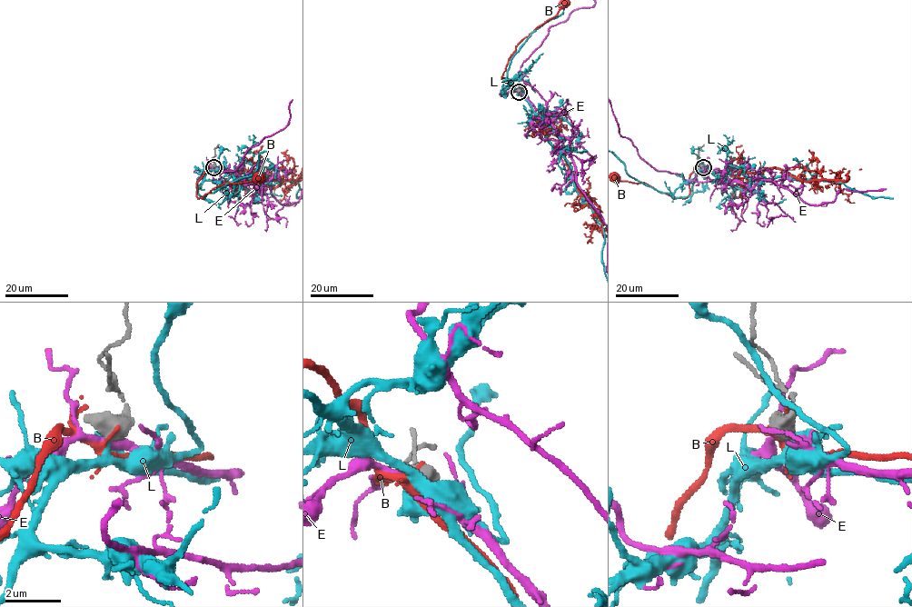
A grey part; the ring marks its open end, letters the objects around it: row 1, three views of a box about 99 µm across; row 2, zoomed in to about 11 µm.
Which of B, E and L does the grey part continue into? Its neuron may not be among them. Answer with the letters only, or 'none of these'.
E

